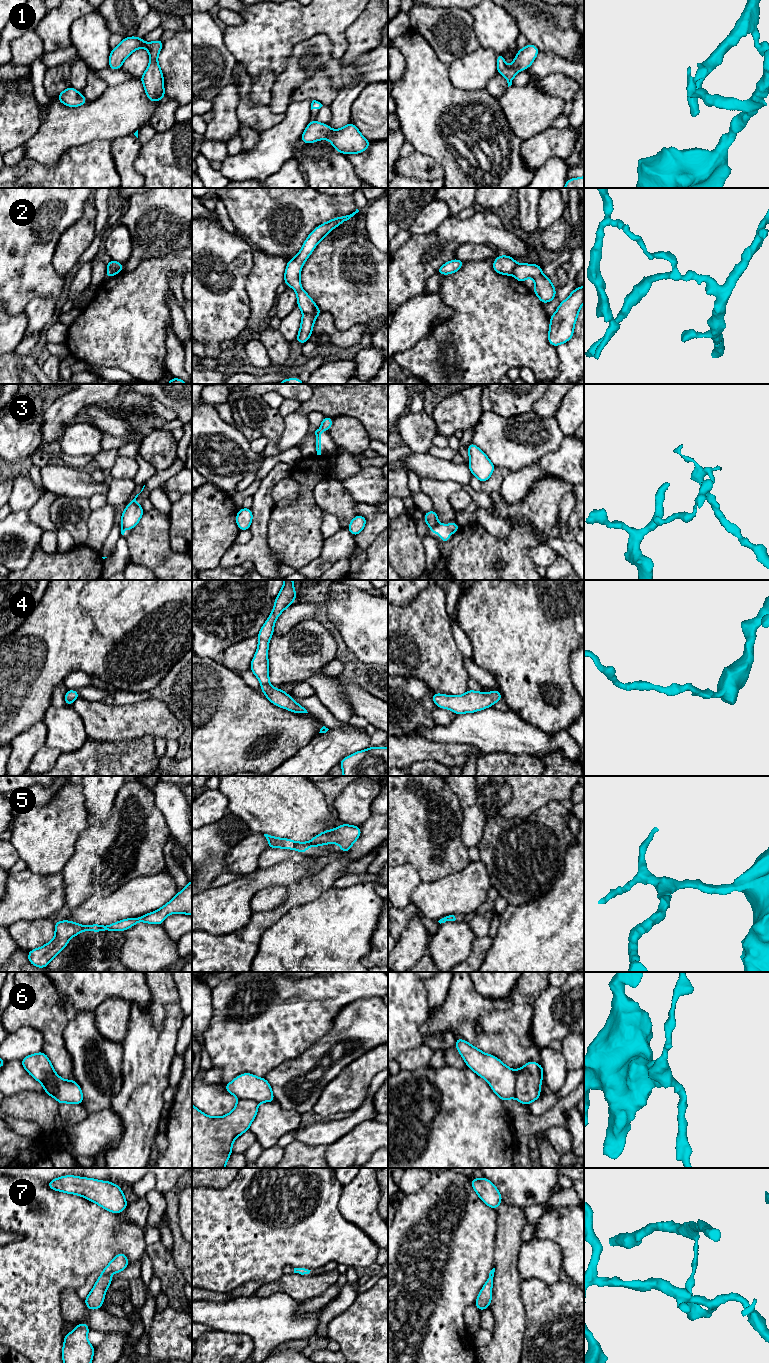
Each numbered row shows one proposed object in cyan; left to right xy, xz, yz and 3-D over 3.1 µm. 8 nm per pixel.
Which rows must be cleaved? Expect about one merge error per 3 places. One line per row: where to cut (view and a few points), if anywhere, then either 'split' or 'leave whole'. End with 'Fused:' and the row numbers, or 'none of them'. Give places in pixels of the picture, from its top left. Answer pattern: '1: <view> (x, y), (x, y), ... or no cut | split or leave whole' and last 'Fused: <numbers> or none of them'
1: no cut | leave whole
2: xz (303, 313), (316, 316) | split
3: yz (438, 524), (431, 529) | split
4: no cut | leave whole
5: no cut | leave whole
6: yz (514, 1071), (516, 1078), (515, 1097) | split
7: xy (108, 1273), (100, 1277) | split
Fused: 2, 3, 6, 7

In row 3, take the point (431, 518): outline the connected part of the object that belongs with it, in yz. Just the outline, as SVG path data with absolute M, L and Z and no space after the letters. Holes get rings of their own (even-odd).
M433 509L430 512L423 514L423 517L430 529L438 525L438 515Z

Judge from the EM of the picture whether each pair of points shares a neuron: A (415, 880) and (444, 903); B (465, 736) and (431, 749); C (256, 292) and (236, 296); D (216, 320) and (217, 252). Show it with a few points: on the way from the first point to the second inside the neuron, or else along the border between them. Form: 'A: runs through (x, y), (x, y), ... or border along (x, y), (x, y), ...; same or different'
A: border along (421, 881), (412, 893), (409, 902); different
B: border along (425, 737), (437, 742), (460, 742), (471, 746); different
C: border along (251, 271), (246, 281), (248, 317); different
D: runs through (219, 303), (233, 289), (237, 278), (231, 269); same

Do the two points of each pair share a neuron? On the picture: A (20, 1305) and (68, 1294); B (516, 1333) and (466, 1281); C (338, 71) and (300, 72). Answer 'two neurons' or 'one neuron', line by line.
A: two neurons
B: two neurons
C: two neurons

